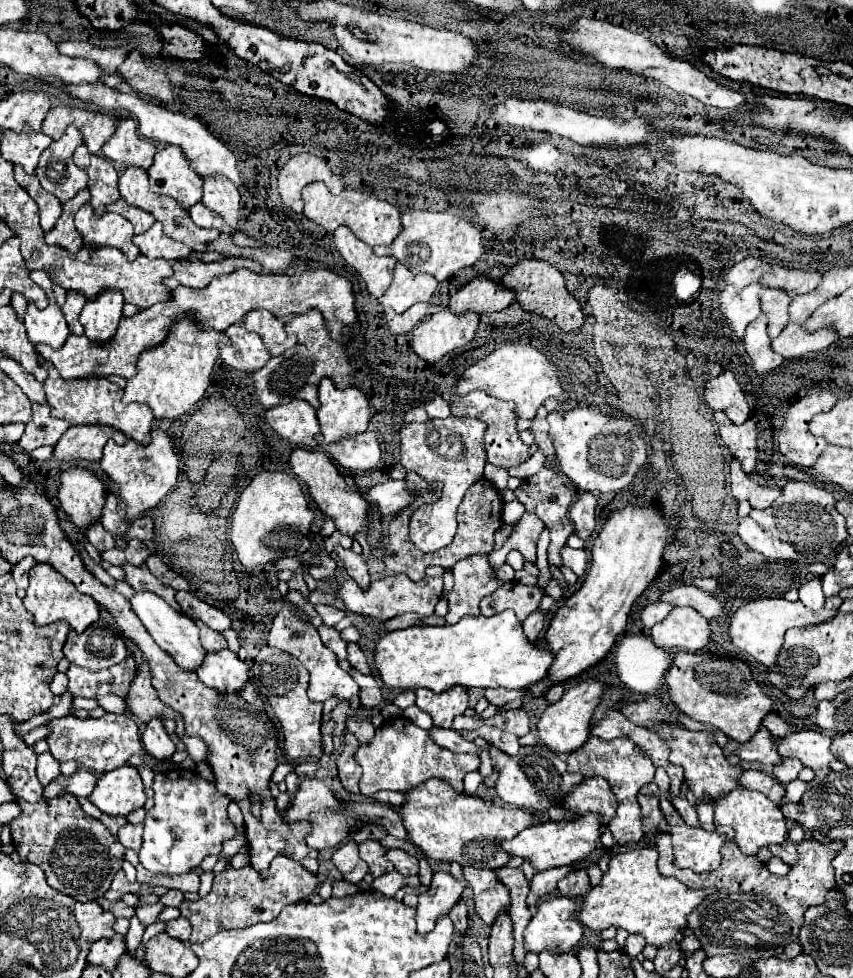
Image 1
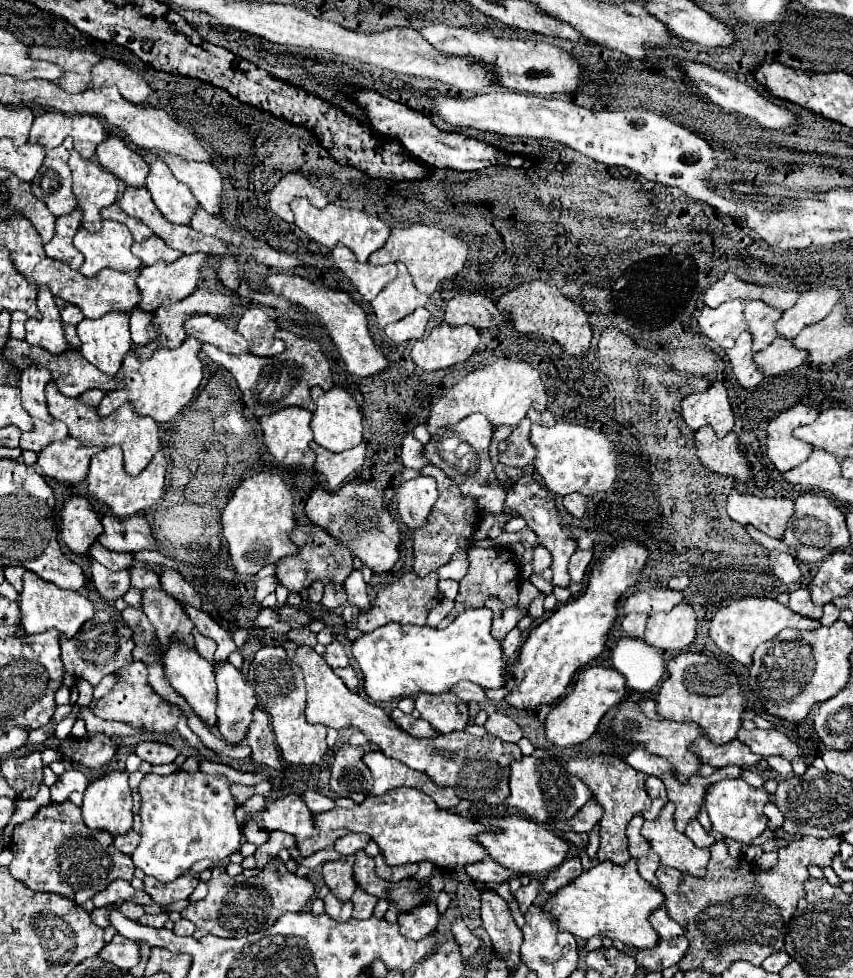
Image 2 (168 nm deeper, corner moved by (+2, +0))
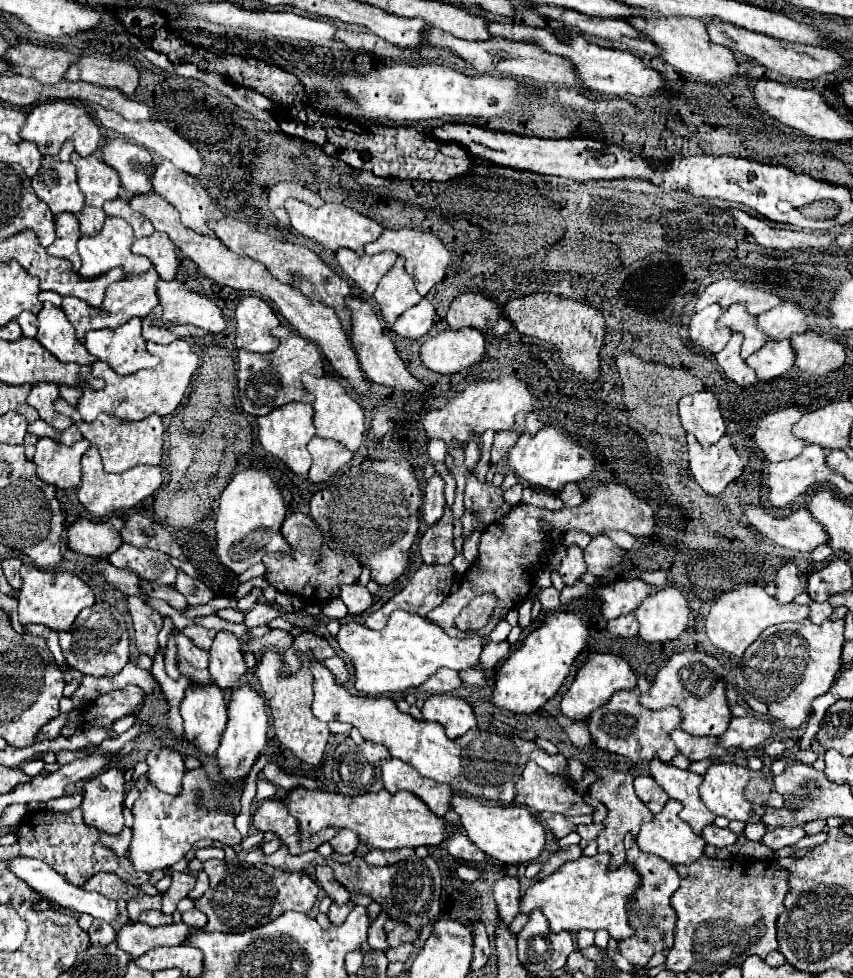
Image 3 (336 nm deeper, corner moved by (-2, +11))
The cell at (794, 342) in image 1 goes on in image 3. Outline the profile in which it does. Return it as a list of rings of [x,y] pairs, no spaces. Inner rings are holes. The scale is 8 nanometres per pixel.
[[[788,339],[768,341],[762,349],[752,353],[746,363],[756,371],[760,381],[770,381],[794,367],[794,349]]]

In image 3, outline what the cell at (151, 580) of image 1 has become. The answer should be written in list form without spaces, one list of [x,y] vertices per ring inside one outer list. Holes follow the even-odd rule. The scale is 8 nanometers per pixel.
[[[174,629],[176,639],[176,655],[178,655],[178,669],[182,675],[192,677],[198,683],[210,683],[212,677],[208,673],[208,653],[204,649],[198,649],[184,637],[180,629]]]

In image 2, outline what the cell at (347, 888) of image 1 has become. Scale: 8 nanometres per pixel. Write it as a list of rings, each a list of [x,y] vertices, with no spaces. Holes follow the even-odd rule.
[[[326,896],[324,904],[326,904],[326,914],[332,916],[332,920],[336,922],[346,922],[352,918],[352,902],[338,902],[336,896]]]

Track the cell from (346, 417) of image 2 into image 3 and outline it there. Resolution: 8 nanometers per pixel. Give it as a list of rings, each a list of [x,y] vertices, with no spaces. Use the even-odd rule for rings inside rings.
[[[304,377],[304,387],[316,395],[314,401],[314,425],[316,425],[316,435],[322,439],[334,439],[338,443],[344,443],[350,451],[356,451],[362,443],[362,433],[364,433],[364,411],[362,407],[346,393],[346,389],[332,377]]]

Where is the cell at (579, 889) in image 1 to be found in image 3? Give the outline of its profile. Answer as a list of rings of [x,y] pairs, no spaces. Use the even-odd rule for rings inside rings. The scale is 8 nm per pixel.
[[[570,845],[570,847],[566,847],[566,849],[556,851],[556,853],[542,865],[542,869],[540,869],[540,873],[538,873],[538,879],[546,879],[546,877],[552,875],[554,871],[558,871],[564,863],[576,861],[576,859],[580,859],[580,857],[582,857],[582,849],[580,849],[578,845]]]

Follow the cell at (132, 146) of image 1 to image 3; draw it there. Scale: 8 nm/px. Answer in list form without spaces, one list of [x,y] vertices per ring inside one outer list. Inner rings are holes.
[[[108,139],[102,147],[102,157],[104,163],[118,171],[122,187],[128,193],[150,193],[154,163],[148,149],[126,139]]]

